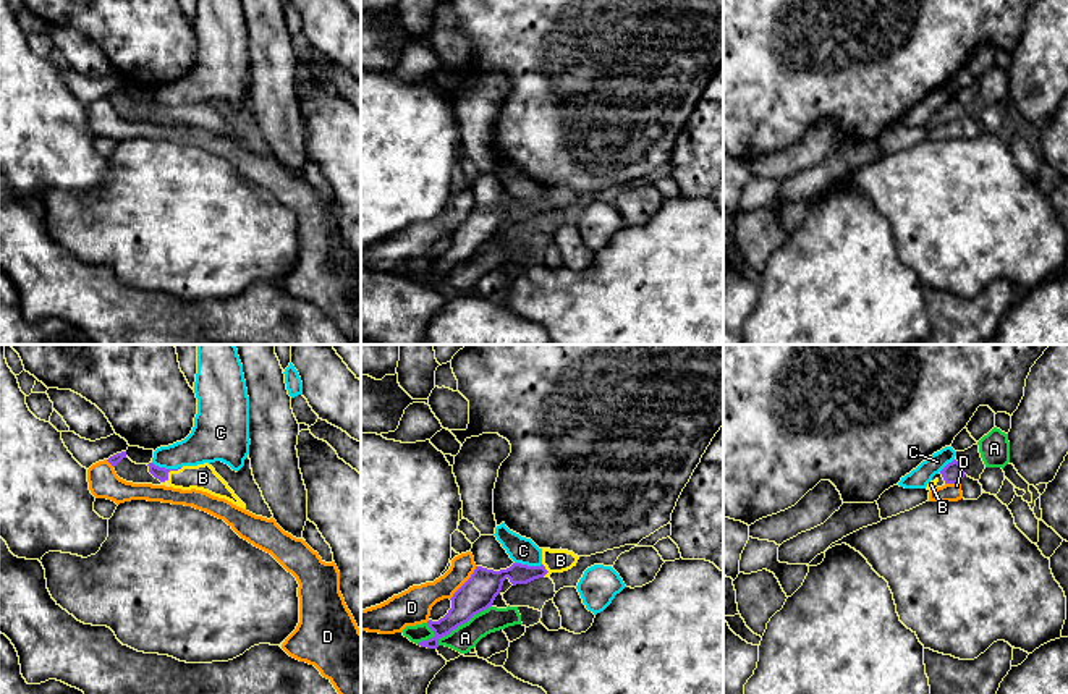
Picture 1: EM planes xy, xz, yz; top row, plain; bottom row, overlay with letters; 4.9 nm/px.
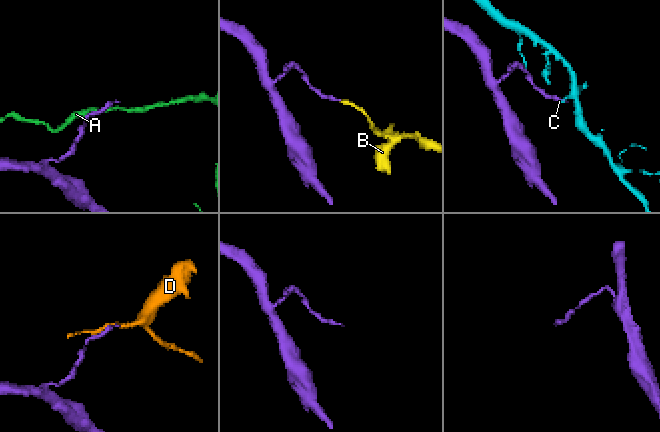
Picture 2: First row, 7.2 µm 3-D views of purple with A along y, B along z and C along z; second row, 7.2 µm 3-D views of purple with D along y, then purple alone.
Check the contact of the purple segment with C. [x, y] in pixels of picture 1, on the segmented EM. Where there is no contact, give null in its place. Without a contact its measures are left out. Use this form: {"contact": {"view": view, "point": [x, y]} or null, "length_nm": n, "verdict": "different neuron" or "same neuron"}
{"contact": {"view": "xy", "point": [167, 469]}, "length_nm": 150, "verdict": "different neuron"}

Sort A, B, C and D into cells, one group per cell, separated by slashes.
A / B / C / D

